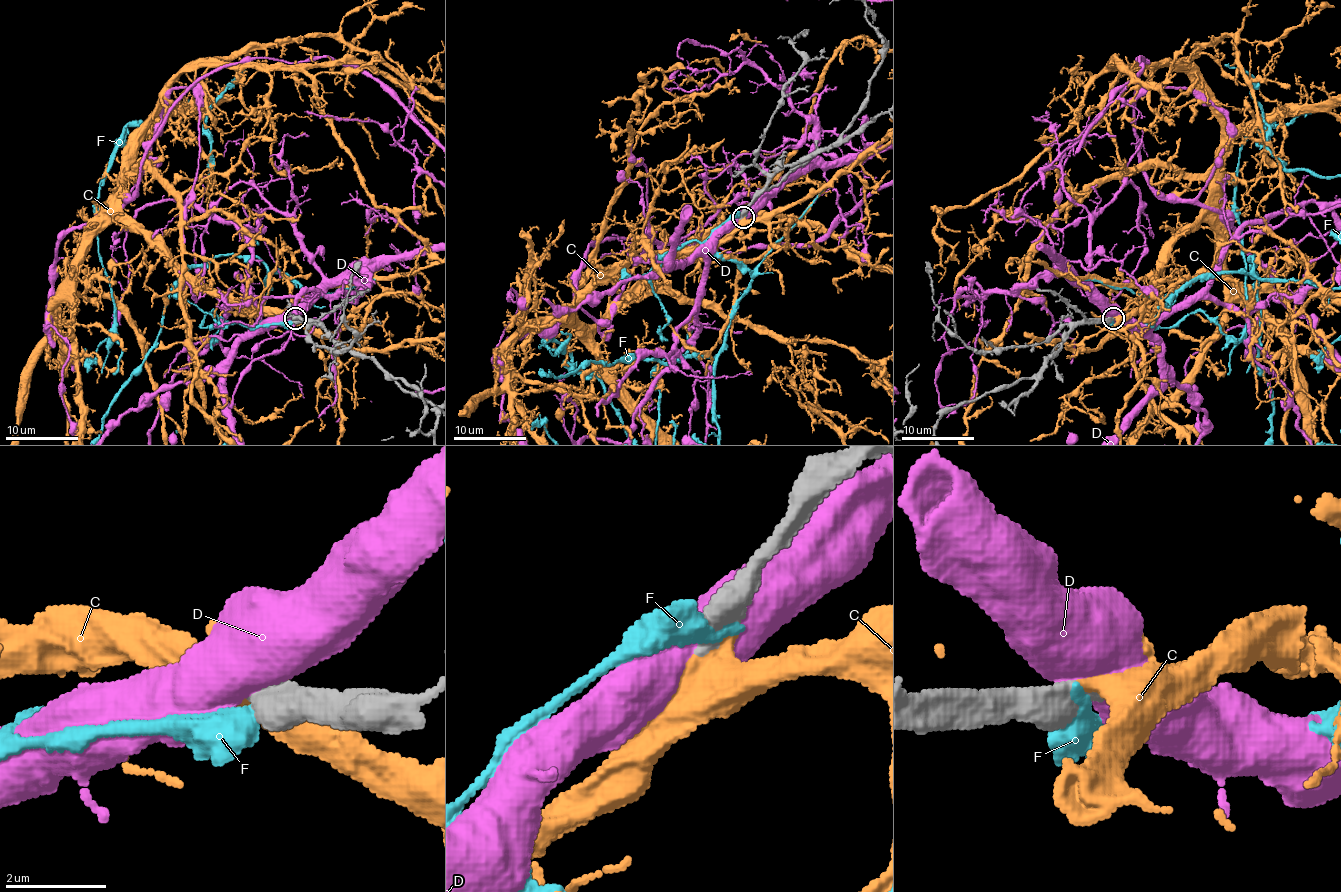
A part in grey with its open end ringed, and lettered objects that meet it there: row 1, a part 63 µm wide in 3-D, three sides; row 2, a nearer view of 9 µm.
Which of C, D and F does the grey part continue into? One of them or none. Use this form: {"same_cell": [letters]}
{"same_cell": ["C"]}

